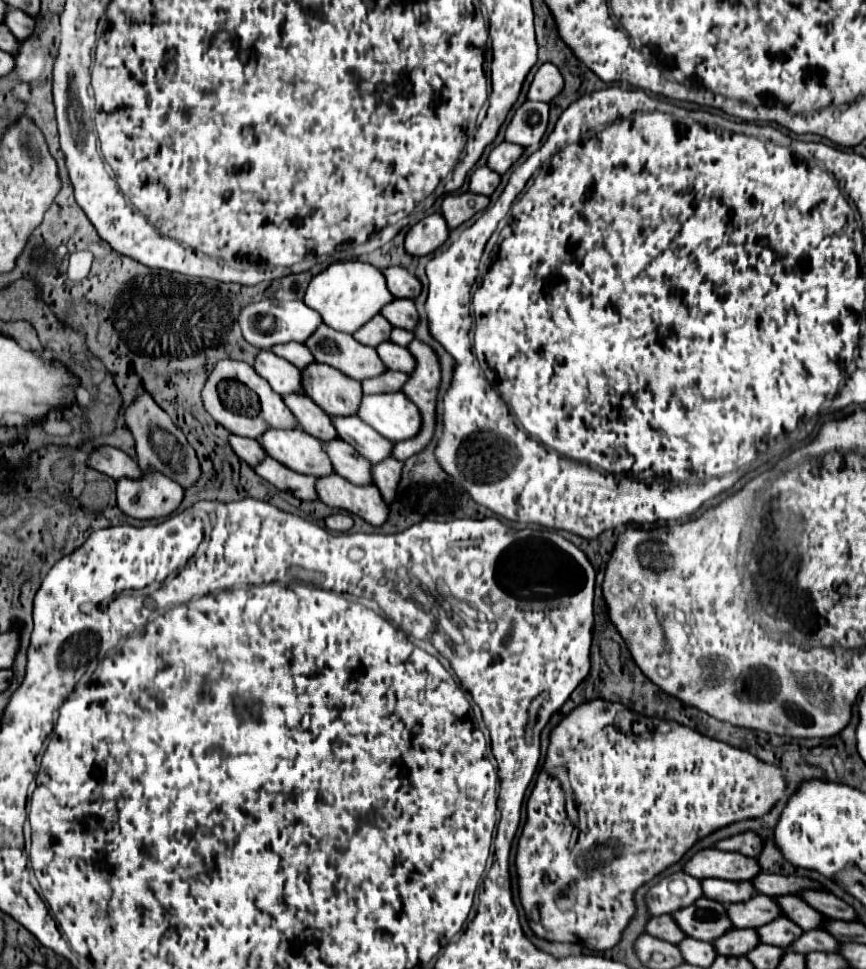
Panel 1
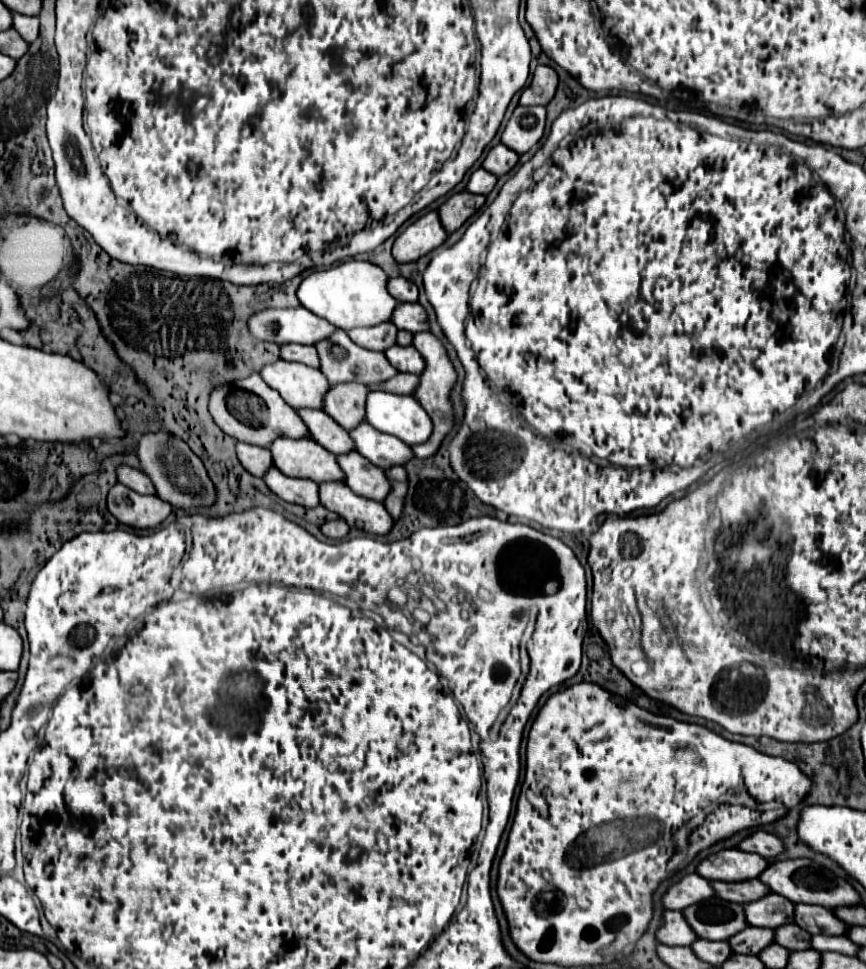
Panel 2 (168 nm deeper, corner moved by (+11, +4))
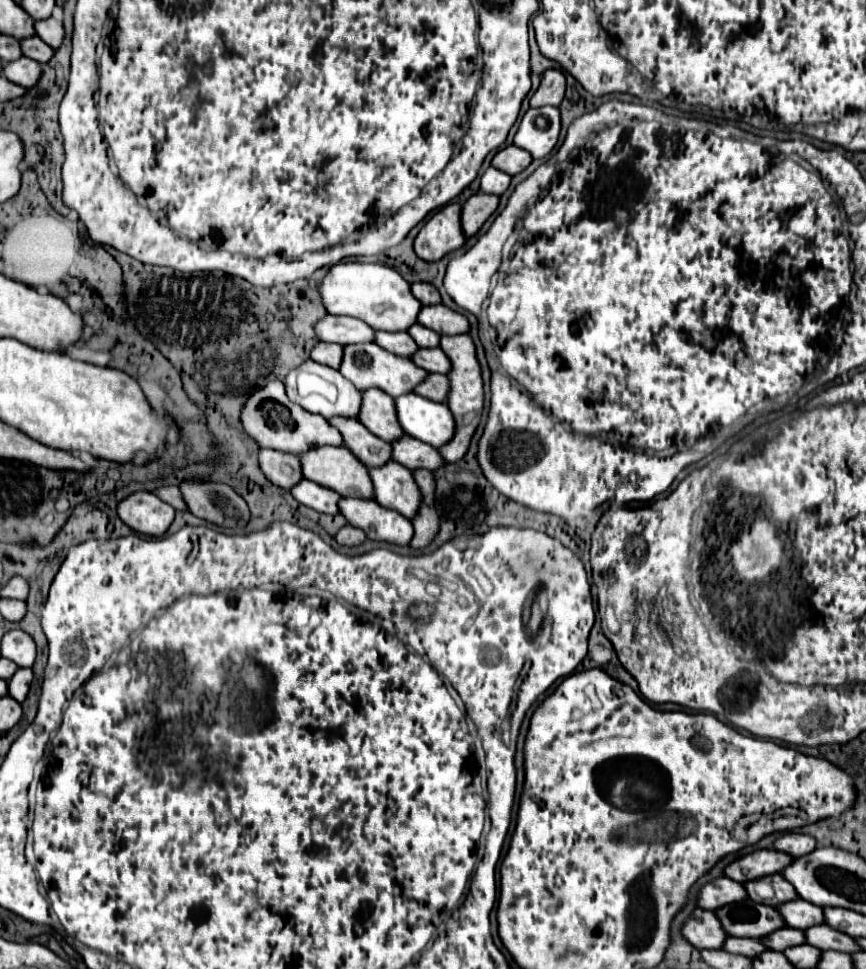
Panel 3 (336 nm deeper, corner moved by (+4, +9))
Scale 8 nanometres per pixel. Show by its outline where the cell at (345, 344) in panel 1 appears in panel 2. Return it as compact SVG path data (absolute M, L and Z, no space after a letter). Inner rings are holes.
M338 330L330 338L322 340L316 344L316 350L320 354L320 370L326 374L330 384L342 384L342 382L360 382L360 384L370 384L370 382L386 382L386 378L394 378L398 370L390 366L388 358L382 352L366 350L358 344L354 344L344 330Z

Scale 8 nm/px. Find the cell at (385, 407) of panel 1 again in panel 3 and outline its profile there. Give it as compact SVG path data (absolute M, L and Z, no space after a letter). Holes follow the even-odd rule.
M405 393L395 397L395 411L399 425L411 437L441 447L453 437L453 415L445 403L427 401L421 395Z

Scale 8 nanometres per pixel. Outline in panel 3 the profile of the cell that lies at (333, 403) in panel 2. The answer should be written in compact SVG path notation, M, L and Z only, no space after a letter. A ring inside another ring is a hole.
M381 389L361 391L361 409L357 419L387 443L393 441L397 433L403 433L401 425L397 425L397 415L393 413L393 399Z

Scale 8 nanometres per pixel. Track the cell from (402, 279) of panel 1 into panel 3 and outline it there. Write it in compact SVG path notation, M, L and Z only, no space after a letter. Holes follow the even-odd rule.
M425 281L411 283L411 293L413 293L423 305L435 305L435 303L441 303L439 291L437 291L431 283L425 283Z

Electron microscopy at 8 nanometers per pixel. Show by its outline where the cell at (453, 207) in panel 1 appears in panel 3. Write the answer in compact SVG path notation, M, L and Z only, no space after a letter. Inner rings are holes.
M485 193L471 195L461 207L461 227L465 237L475 235L479 227L485 223L485 219L497 209L497 205L499 205L497 195L485 195Z

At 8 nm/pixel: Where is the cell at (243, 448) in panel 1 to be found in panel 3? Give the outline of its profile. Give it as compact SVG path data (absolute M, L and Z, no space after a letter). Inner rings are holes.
M259 449L259 467L271 483L283 489L291 489L293 481L301 479L301 467L297 465L297 455L293 453Z

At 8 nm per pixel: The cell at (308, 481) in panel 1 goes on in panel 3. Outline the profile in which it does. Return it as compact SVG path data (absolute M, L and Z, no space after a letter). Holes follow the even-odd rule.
M301 479L299 483L295 483L289 493L303 505L319 511L319 513L337 513L337 497L341 497L339 493L335 493L333 489L327 489L327 487L321 487L313 481L307 481L307 479Z

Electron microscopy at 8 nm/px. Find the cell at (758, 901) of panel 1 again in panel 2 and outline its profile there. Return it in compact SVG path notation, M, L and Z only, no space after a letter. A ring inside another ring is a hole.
M768 894L756 902L744 904L746 920L752 926L778 928L794 922L794 904L778 894Z

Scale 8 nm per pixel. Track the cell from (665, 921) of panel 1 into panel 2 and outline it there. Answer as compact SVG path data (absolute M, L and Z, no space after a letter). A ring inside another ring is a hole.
M672 910L664 912L664 922L656 932L656 938L660 944L666 946L690 946L698 940L698 936L690 930L686 918L682 918L682 912L672 912Z

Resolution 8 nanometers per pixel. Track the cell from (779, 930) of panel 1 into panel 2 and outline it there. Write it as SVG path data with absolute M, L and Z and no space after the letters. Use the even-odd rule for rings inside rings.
M786 924L776 930L776 944L788 948L790 952L796 950L808 950L810 946L810 934L802 930L798 924Z

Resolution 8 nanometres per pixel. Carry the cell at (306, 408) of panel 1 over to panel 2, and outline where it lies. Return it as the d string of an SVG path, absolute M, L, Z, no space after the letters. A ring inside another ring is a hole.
M298 410L304 424L310 428L310 436L332 454L348 454L354 450L354 440L348 430L338 426L324 410Z

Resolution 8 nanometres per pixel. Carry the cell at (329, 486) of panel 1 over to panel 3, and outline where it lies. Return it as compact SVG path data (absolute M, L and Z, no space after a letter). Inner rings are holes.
M341 497L339 511L351 525L361 527L373 541L407 545L413 537L413 527L409 525L409 519L393 509L379 505L373 499Z

